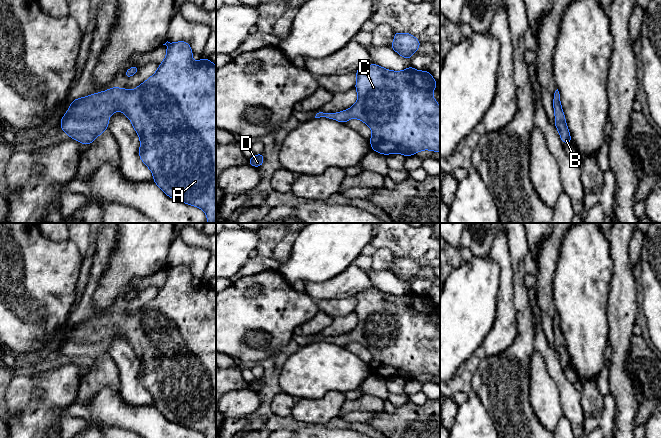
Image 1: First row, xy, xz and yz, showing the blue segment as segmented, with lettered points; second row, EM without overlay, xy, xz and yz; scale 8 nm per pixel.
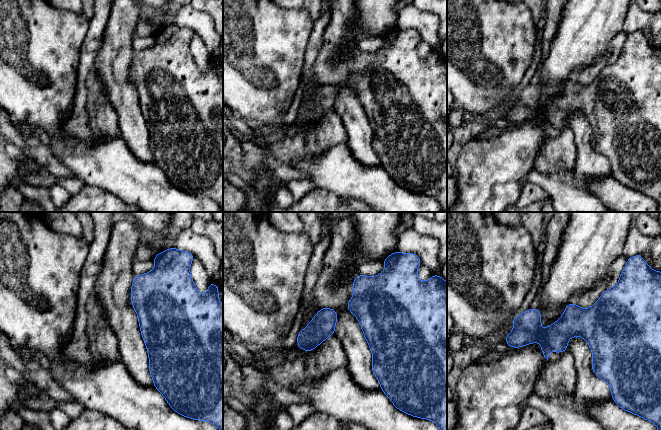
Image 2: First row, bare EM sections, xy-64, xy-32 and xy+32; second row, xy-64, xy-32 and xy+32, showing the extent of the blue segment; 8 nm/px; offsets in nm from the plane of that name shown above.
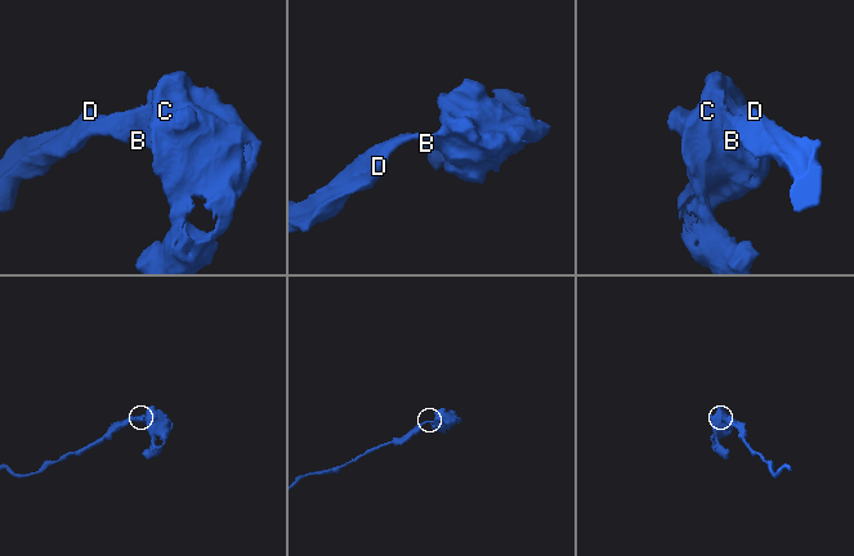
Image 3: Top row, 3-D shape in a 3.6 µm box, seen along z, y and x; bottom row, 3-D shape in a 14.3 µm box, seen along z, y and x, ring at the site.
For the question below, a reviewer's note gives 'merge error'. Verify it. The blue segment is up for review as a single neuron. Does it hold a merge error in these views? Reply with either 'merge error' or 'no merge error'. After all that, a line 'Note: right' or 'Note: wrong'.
no merge error
Note: wrong

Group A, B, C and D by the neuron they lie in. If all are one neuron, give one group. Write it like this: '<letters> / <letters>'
A B C D

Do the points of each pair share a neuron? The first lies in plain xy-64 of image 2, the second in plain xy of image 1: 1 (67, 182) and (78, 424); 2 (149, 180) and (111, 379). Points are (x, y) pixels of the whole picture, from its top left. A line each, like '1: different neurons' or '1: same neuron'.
1: same neuron
2: different neurons

